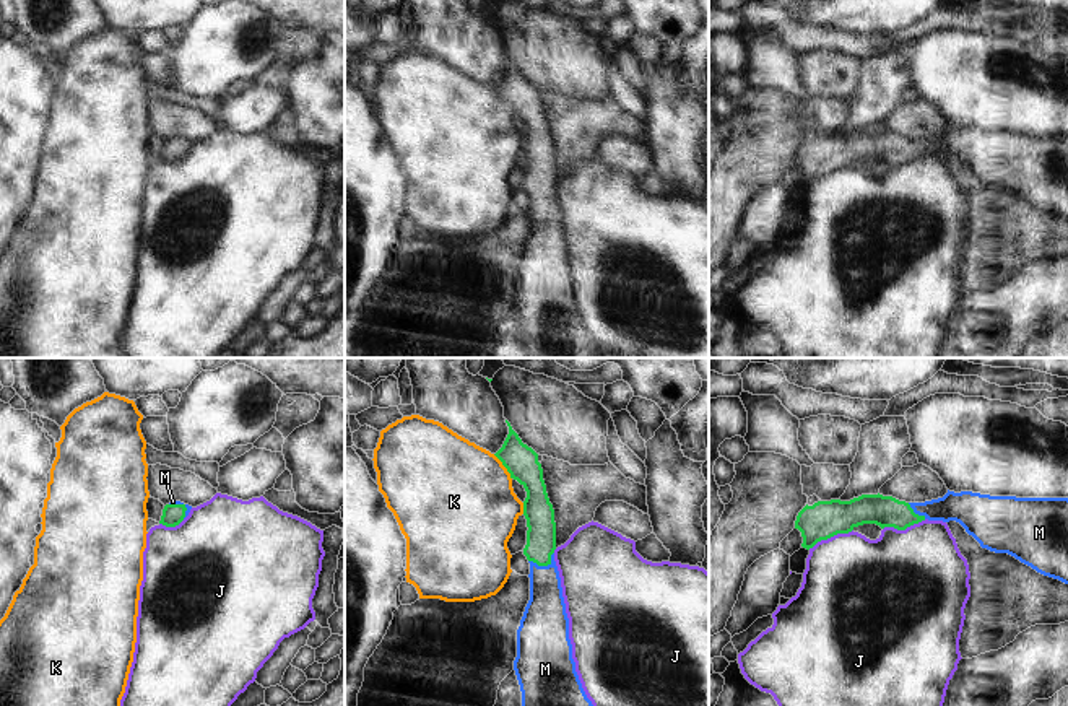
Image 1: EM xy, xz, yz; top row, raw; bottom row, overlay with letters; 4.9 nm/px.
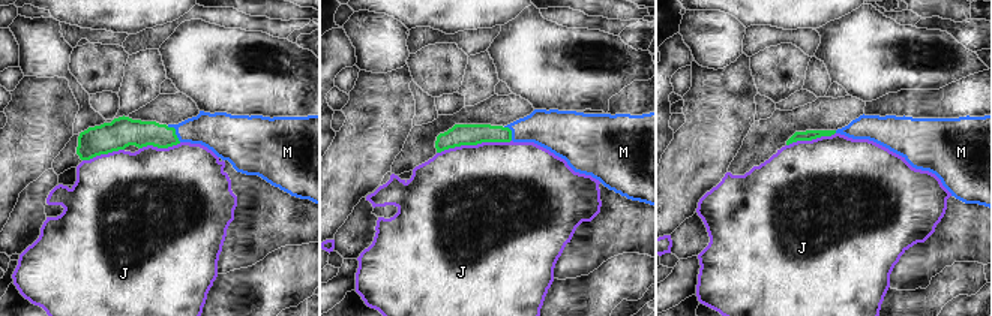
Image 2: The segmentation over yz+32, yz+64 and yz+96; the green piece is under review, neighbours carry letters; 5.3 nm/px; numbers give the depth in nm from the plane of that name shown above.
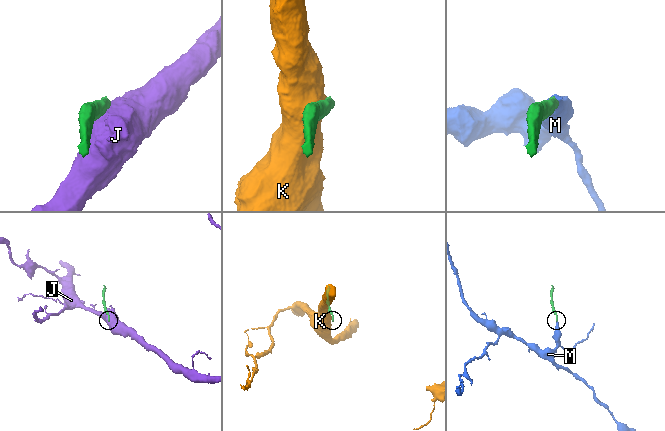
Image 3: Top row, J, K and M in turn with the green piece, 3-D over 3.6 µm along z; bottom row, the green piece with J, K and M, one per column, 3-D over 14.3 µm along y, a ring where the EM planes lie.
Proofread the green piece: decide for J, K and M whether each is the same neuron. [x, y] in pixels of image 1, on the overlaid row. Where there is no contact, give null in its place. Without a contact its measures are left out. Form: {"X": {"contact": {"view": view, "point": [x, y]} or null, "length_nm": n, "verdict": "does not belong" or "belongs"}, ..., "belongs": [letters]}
{"J": {"contact": {"view": "yz", "point": [829, 537]}, "length_nm": 240, "verdict": "does not belong"}, "K": {"contact": {"view": "xz", "point": [504, 466]}, "length_nm": 160, "verdict": "does not belong"}, "M": {"contact": {"view": "xz", "point": [543, 565]}, "length_nm": 140, "verdict": "belongs"}, "belongs": ["M"]}

